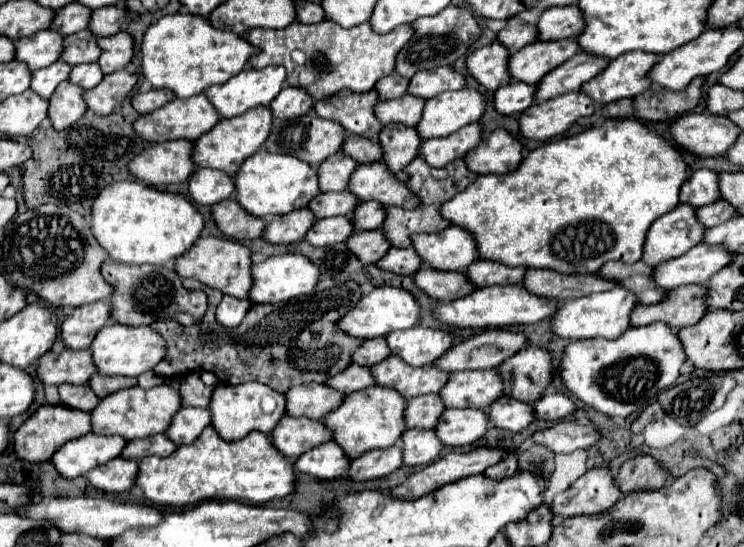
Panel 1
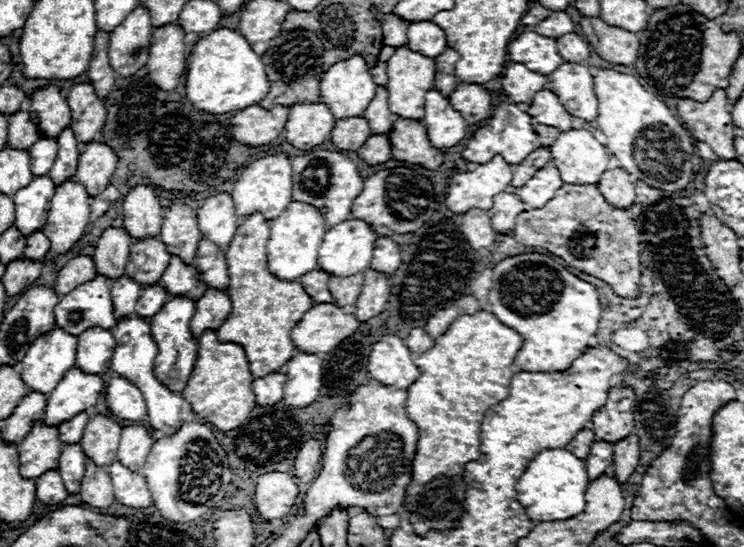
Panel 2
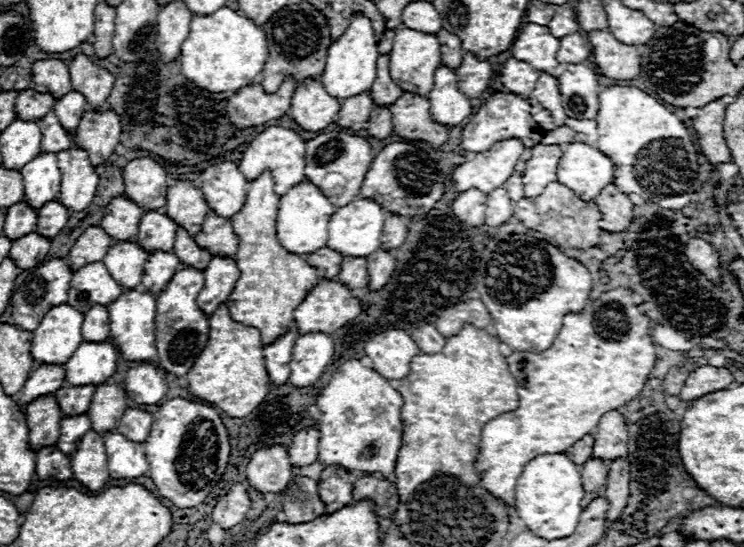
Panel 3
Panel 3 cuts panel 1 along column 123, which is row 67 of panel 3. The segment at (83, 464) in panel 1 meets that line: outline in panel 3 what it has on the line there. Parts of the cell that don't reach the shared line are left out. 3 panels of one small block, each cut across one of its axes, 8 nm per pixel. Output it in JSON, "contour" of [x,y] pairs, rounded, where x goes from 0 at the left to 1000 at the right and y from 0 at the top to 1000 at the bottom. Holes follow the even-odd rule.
{"contour":[[[597,117],[586,124],[583,161],[575,172],[575,183],[578,183],[581,216],[599,230],[618,227],[624,216],[634,208],[632,183],[616,165],[613,132]]]}

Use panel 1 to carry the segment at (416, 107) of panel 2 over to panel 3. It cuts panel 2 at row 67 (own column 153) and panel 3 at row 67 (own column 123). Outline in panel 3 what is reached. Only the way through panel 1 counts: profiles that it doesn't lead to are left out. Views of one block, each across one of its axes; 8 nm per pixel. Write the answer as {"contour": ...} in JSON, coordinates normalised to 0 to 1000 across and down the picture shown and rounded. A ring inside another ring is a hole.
{"contour":[[[540,48],[532,55],[530,84],[524,91],[524,139],[543,168],[562,168],[565,176],[575,176],[583,154],[583,132],[594,117],[591,110],[591,77],[583,62],[562,59]]]}

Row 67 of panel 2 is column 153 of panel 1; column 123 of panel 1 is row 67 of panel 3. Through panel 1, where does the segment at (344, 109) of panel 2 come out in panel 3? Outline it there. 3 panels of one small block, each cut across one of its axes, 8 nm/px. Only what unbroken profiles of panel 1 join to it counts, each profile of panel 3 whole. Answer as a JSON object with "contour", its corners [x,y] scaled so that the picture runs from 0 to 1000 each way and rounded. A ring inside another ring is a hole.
{"contour":[[[478,26],[478,29],[473,29],[465,59],[452,77],[444,80],[438,124],[430,139],[430,150],[452,179],[468,179],[468,176],[492,168],[492,165],[497,165],[497,157],[505,146],[505,110],[508,110],[508,102],[511,102],[508,99],[508,73],[503,66],[500,40],[489,26]]]}

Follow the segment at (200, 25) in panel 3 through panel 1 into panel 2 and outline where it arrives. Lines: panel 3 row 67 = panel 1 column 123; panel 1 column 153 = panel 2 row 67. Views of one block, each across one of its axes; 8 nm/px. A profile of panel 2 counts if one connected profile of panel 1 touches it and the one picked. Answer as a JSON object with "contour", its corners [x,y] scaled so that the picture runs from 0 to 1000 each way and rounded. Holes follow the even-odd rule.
{"contour":[[[290,51],[272,62],[253,102],[250,176],[274,205],[301,208],[328,201],[333,190],[347,190],[360,172],[360,143],[352,106],[339,91],[333,73],[309,51]]]}

